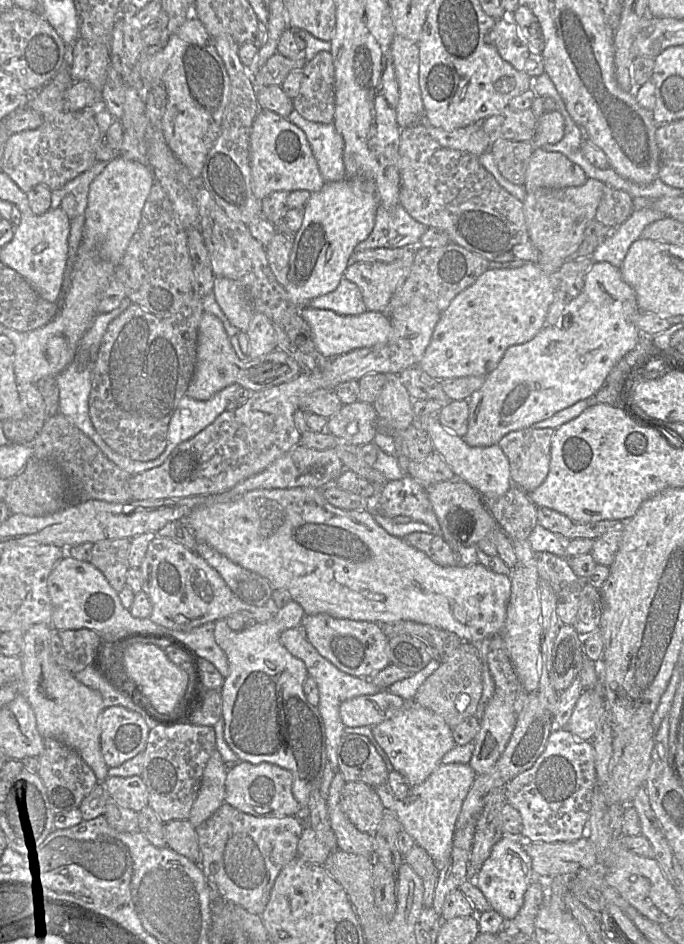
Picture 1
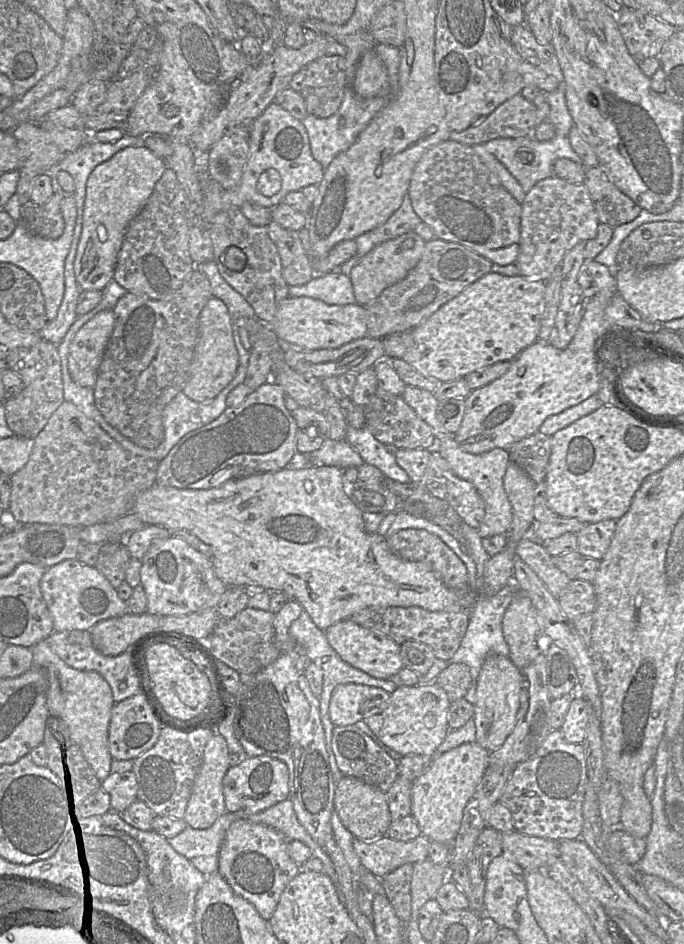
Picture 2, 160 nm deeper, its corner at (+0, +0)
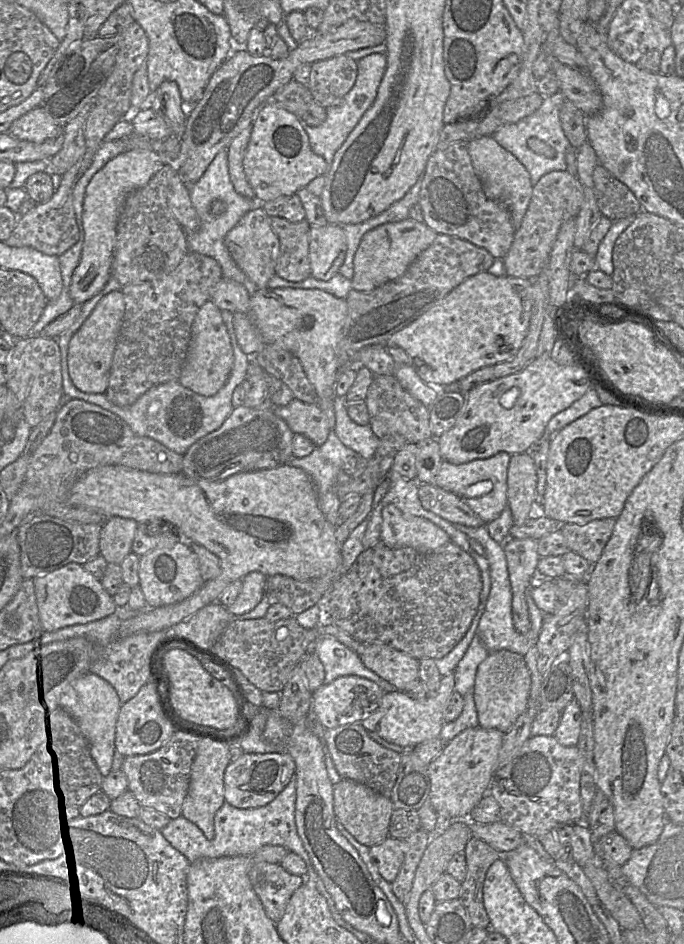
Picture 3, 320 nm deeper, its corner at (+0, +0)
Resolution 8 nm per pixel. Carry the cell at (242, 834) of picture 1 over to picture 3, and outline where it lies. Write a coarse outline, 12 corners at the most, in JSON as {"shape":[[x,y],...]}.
{"shape":[[253,859],[248,875],[275,924],[305,877]]}

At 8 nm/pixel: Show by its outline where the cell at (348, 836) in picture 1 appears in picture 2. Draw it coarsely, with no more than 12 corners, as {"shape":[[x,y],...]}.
{"shape":[[423,834],[411,841],[355,838],[364,868],[383,878],[427,859]]}

